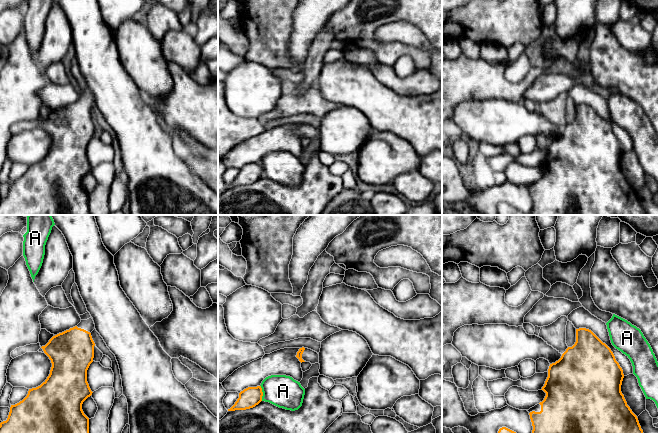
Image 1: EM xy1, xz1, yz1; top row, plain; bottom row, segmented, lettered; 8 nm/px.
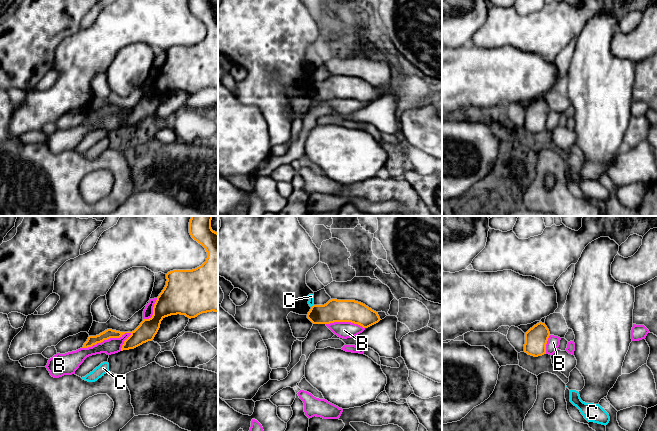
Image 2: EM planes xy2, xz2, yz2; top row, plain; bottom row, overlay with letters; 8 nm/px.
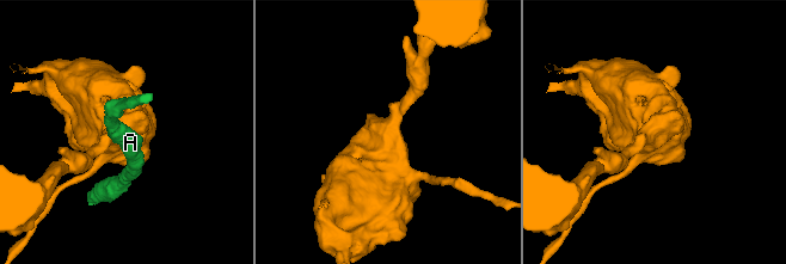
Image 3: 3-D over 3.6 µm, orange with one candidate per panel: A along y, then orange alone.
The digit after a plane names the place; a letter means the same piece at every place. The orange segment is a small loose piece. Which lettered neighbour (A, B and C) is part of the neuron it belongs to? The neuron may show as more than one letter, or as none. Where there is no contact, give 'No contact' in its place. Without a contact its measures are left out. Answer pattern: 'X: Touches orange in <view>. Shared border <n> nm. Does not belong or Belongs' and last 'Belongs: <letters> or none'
A: Touches orange in xz1. Shared border 130 nm. Does not belong
B: Touches orange in xy2. Shared border 420 nm. Does not belong
C: Touches orange in xz2. Shared border 40 nm. Does not belong
Belongs: none

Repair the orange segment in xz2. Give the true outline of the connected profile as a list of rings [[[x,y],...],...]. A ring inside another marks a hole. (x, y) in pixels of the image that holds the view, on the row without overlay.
[[[331,75],[324,81],[313,81],[307,90],[313,100],[351,98],[368,104],[381,95],[378,88],[355,76]]]

